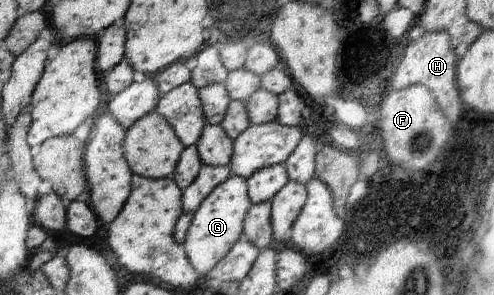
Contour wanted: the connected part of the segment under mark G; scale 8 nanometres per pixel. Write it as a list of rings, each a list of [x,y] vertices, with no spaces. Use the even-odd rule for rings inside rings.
[[[237,175],[216,187],[202,203],[200,209],[193,214],[194,221],[185,242],[188,258],[198,273],[208,275],[231,253],[236,243],[244,237],[245,222],[252,207],[247,180]]]

